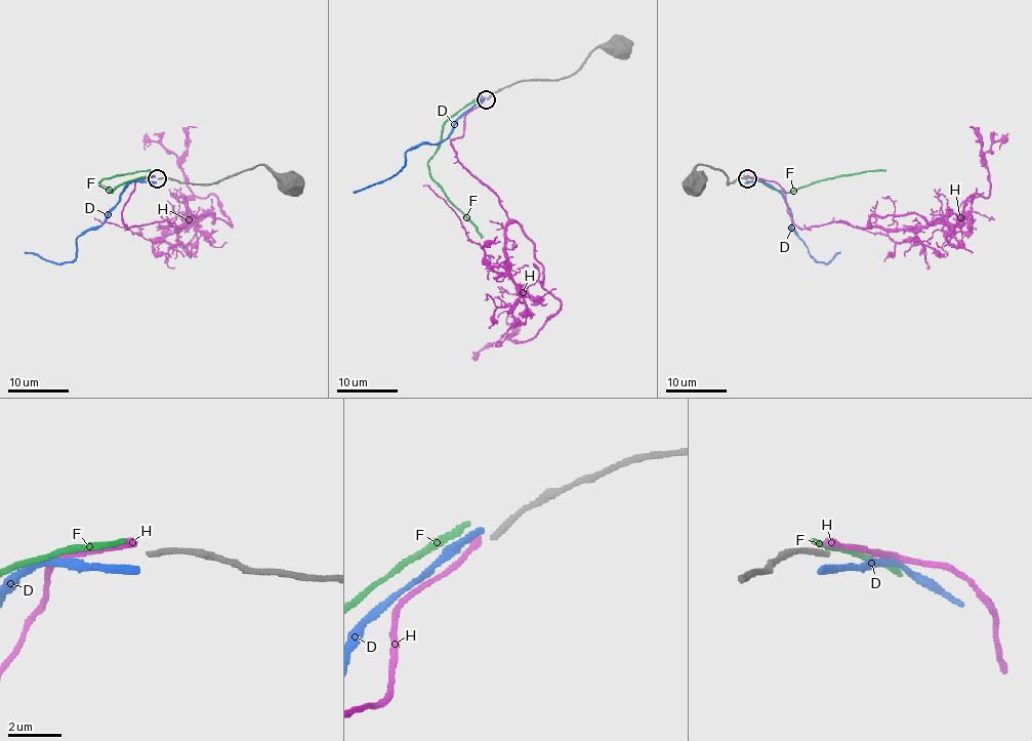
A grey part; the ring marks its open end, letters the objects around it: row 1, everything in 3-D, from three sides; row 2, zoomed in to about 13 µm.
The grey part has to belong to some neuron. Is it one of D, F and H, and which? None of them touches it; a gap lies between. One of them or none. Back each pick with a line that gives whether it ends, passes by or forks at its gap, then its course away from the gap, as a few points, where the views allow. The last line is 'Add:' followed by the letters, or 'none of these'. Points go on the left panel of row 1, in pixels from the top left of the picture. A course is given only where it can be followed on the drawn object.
Add: none of these

